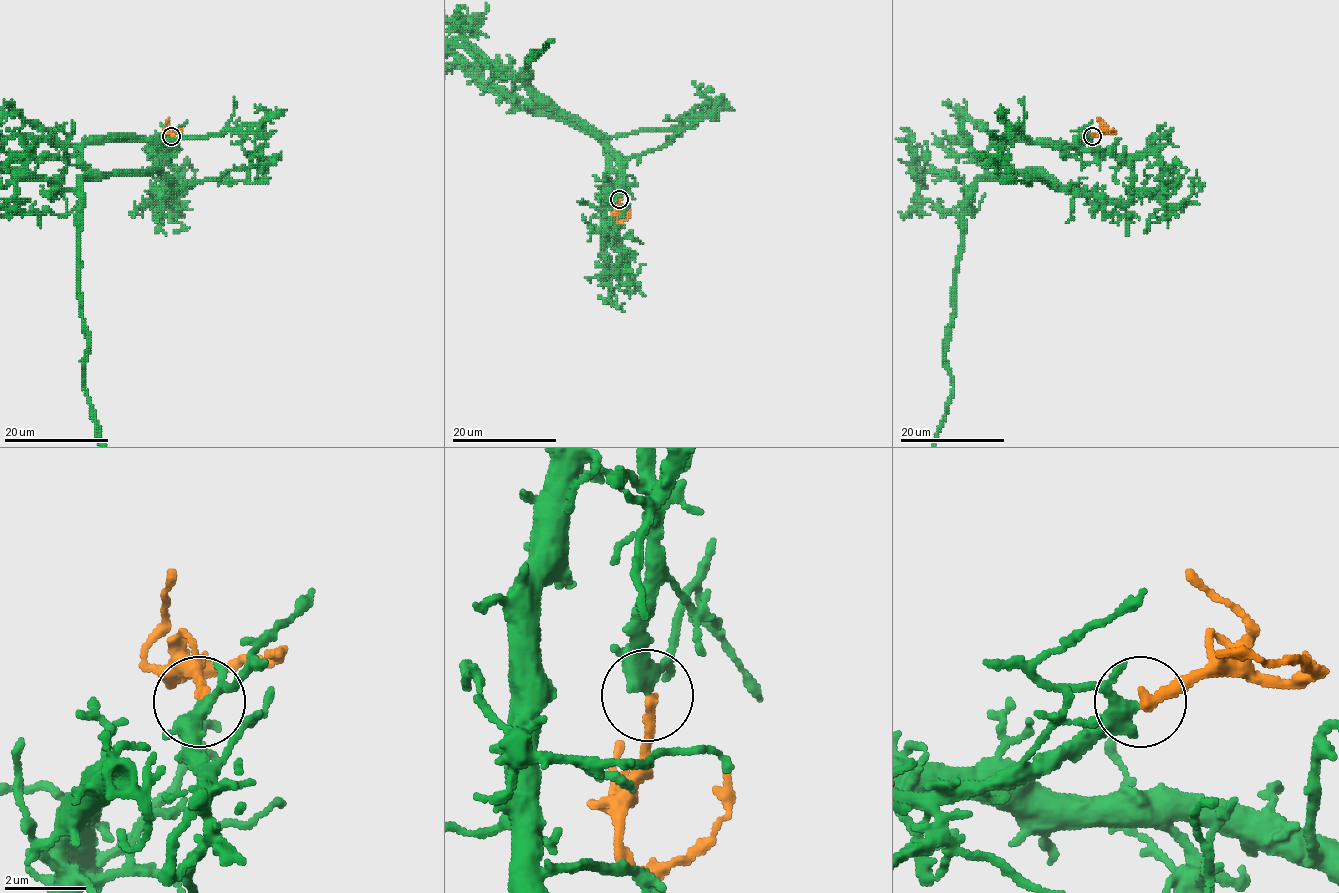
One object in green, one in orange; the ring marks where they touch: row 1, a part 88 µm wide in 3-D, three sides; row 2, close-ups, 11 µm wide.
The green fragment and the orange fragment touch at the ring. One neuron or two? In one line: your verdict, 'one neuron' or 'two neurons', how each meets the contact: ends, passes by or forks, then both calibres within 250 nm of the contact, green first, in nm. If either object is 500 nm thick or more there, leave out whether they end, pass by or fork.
one neuron; green passes by; orange ends; calibres 340 and 280 nm

